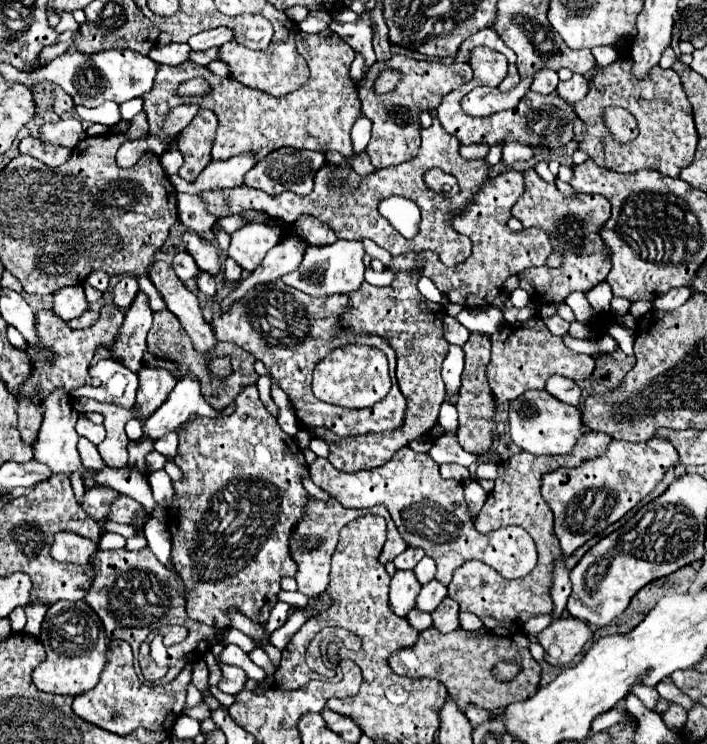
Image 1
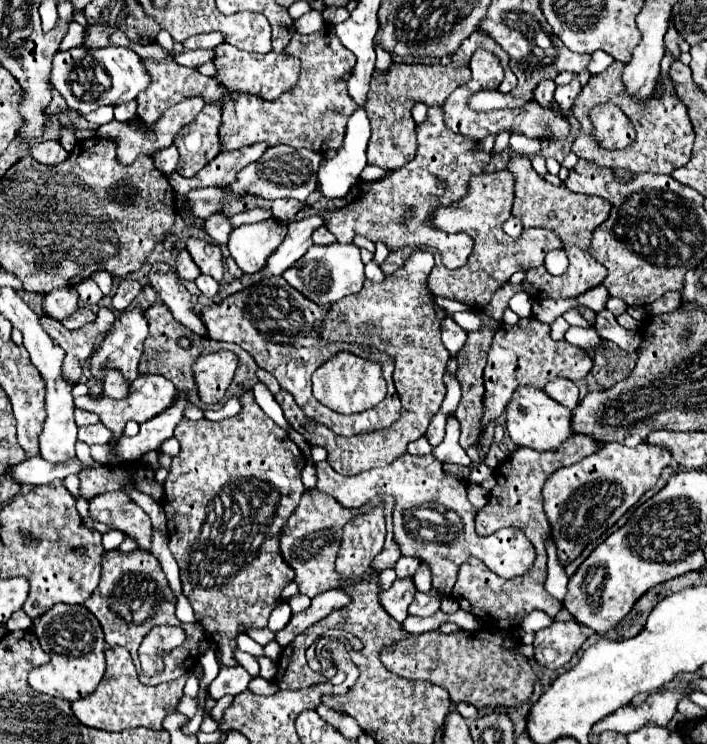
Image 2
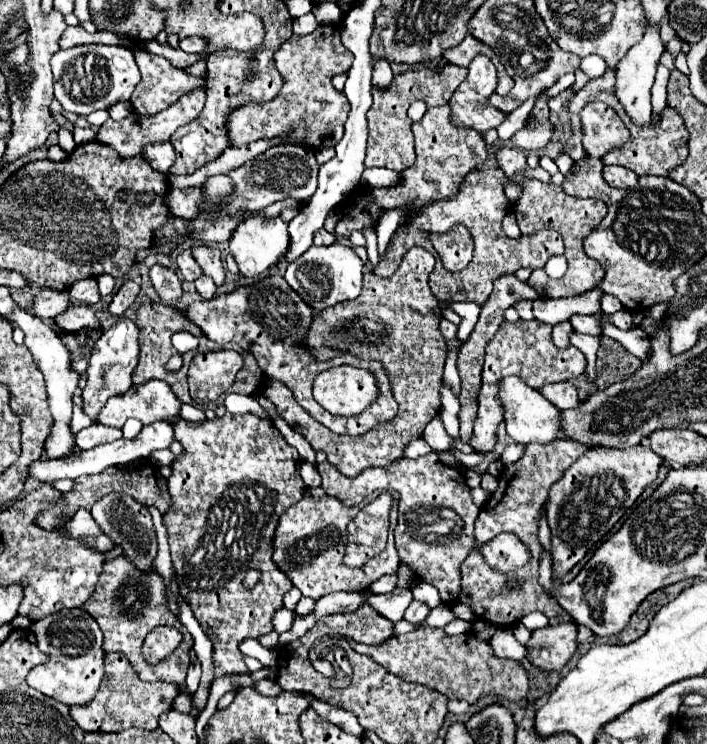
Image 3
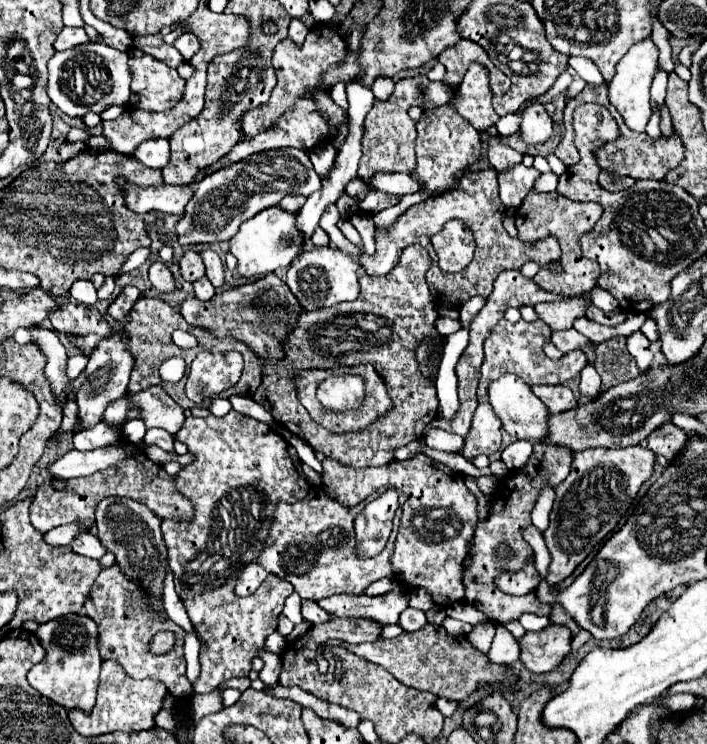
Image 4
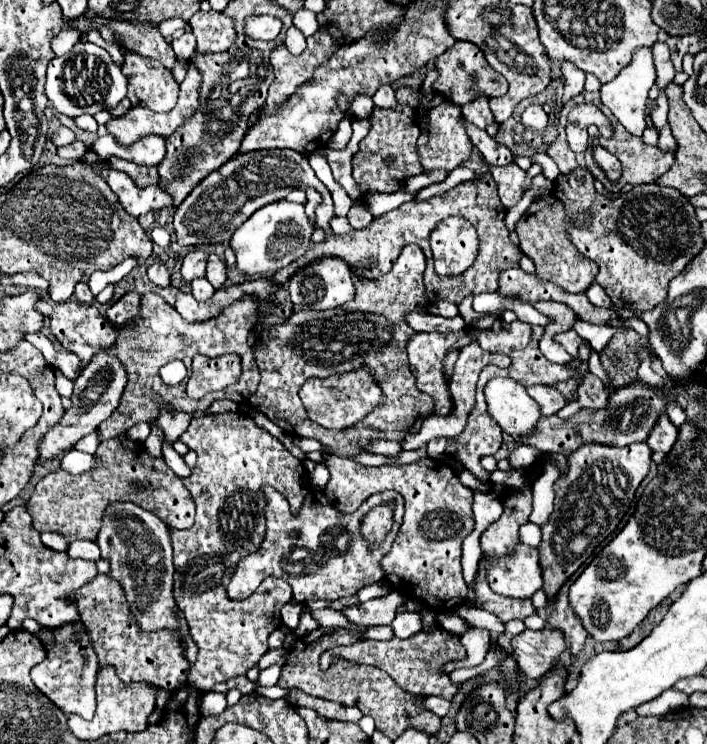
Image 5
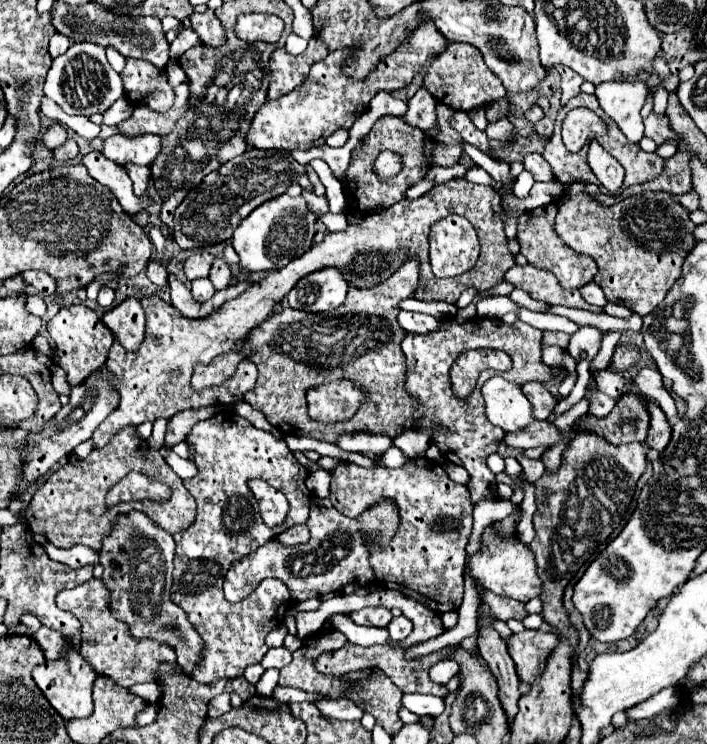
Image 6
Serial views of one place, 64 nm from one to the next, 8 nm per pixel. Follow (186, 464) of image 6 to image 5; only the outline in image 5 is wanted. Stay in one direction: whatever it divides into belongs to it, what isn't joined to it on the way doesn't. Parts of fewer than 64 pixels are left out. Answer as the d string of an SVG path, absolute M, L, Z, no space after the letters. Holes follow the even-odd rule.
M168 442L162 444L162 456L164 456L166 464L168 464L180 478L186 478L186 476L192 474L192 468L184 462L184 458L182 458L182 456L180 456Z

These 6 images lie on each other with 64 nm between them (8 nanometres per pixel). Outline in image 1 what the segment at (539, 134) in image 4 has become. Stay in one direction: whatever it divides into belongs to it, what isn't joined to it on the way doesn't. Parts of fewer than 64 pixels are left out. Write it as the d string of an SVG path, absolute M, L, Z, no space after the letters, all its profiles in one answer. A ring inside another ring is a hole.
M542 70L534 76L534 82L532 82L532 90L536 94L542 94L542 96L548 96L556 90L556 84L558 84L558 74L554 70ZM506 144L502 152L504 164L516 164L516 162L526 162L536 154L538 148L528 148L528 144Z

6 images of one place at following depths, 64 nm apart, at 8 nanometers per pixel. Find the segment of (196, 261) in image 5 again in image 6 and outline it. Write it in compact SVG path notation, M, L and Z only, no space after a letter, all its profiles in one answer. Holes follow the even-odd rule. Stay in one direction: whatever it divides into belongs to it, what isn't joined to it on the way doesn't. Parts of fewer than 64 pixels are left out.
M194 252L190 254L190 258L184 262L184 274L188 280L196 280L196 278L206 278L212 266L212 254L208 252Z

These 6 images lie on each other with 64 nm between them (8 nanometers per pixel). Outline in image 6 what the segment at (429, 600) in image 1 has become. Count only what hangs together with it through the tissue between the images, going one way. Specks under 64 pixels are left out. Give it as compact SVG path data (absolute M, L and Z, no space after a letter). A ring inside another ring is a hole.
M406 616L392 618L390 624L388 624L388 634L390 634L390 638L392 638L394 642L404 640L410 632L412 632L412 622L410 622Z

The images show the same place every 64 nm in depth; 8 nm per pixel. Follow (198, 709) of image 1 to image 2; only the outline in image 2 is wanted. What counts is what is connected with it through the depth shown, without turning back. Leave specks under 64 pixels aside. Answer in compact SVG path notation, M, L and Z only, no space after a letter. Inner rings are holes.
M182 696L180 704L178 704L178 712L188 716L188 718L192 718L196 714L196 700L190 698L190 696Z

